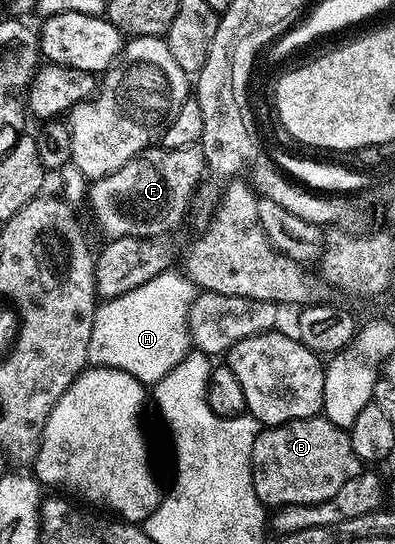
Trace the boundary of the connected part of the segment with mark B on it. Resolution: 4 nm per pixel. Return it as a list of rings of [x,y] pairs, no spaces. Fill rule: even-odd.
[[[316,416],[260,429],[251,453],[251,471],[258,498],[265,506],[278,508],[291,506],[293,503],[323,503],[346,481],[361,474],[363,463],[353,448],[350,433],[346,429],[336,426],[324,416]]]

